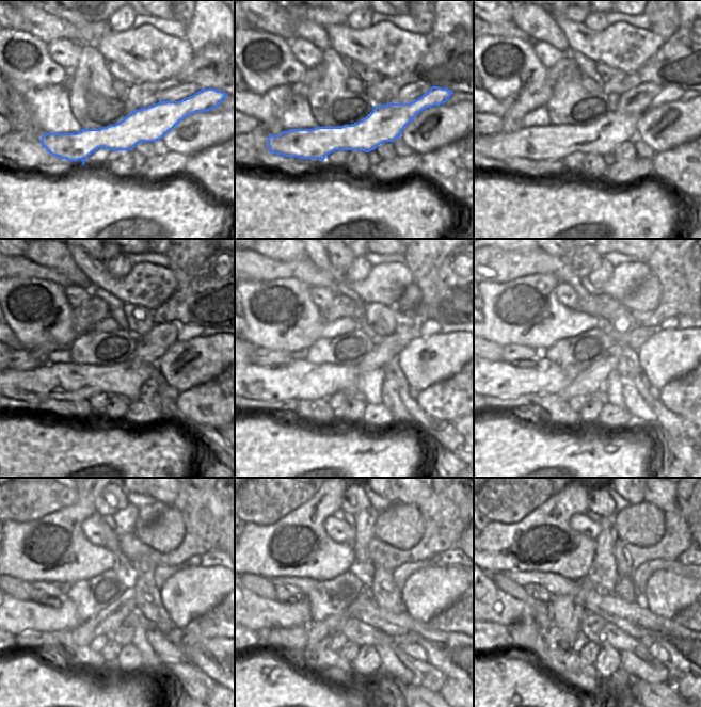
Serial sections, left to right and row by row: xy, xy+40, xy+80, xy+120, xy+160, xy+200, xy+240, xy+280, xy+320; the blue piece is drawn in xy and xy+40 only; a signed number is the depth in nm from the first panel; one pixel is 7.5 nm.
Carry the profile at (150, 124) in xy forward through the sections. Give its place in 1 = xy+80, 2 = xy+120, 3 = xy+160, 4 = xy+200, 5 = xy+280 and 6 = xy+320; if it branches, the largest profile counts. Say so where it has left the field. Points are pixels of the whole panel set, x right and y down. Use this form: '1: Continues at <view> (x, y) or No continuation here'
1: Continues at xy+80 (554, 142)
2: Continues at xy+120 (72, 382)
3: Continues at xy+160 (297, 380)
4: Continues at xy+200 (495, 379)
5: Continues at xy+280 (256, 613)
6: Continues at xy+320 (495, 606).

